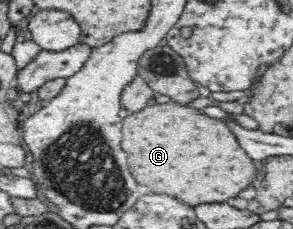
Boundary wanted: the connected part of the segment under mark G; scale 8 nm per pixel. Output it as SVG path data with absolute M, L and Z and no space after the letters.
M176 101L150 104L140 112L129 113L123 119L121 129L122 149L128 153L130 172L138 184L148 186L153 193L160 195L160 192L164 192L164 195L183 200L194 208L204 203L224 203L228 198L234 198L242 190L250 188L250 184L257 184L259 172L254 159L242 150L232 128L224 119L212 118L200 108L185 106Z

